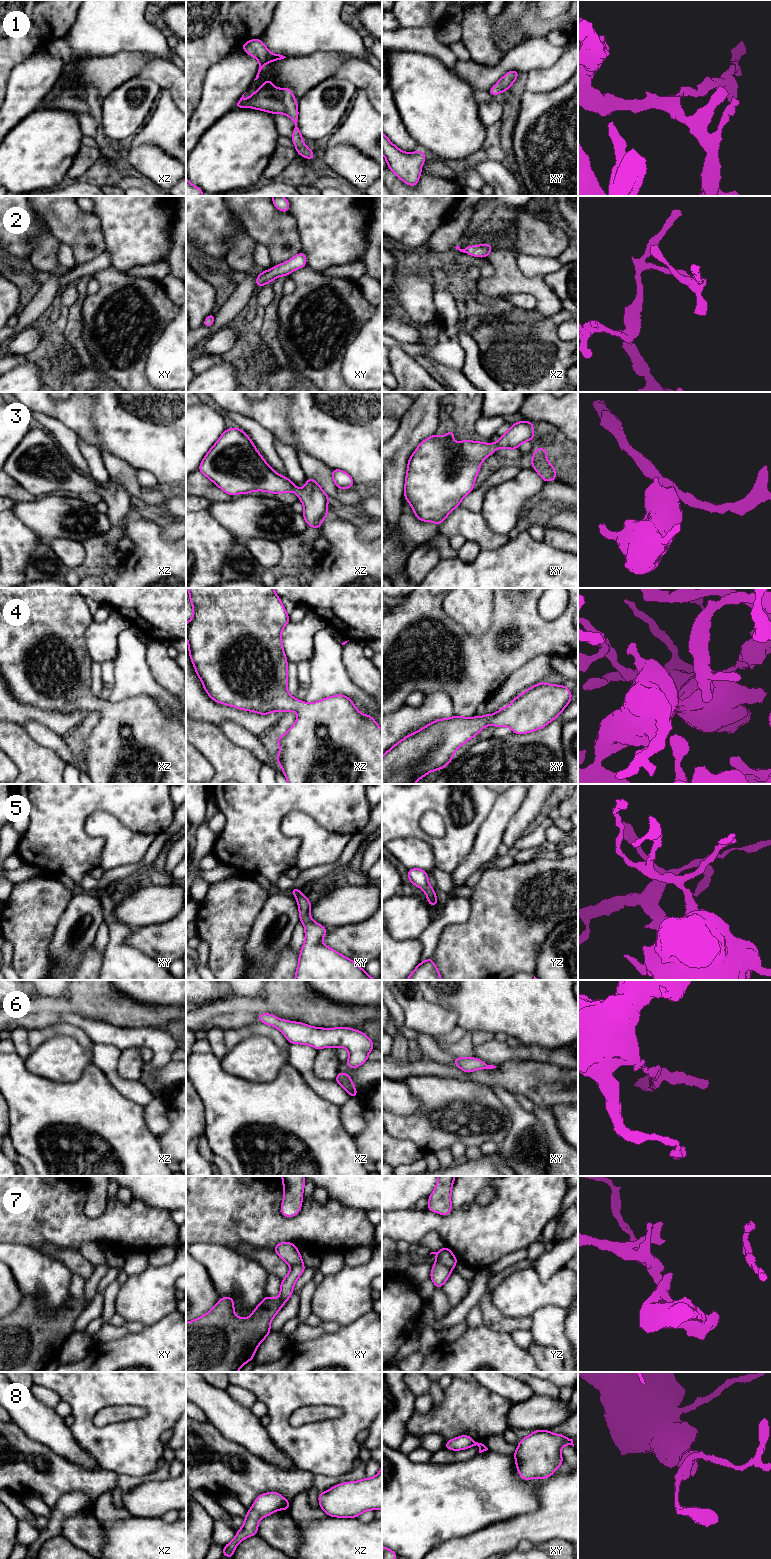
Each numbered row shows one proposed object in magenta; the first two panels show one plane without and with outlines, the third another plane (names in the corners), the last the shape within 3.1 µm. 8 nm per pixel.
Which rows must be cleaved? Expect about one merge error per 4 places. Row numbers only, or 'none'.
7

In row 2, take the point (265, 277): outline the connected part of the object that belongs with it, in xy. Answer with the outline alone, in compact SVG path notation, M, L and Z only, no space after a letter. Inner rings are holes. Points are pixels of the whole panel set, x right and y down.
M299 252L290 260L276 265L267 271L259 273L256 278L256 287L259 288L265 284L271 283L275 278L279 276L288 276L291 272L300 269L306 265L306 254L304 252Z

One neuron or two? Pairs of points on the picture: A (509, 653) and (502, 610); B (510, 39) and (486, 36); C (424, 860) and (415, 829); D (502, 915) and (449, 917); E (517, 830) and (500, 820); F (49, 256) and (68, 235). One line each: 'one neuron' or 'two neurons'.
A: one neuron
B: two neurons
C: two neurons
D: two neurons
E: two neurons
F: two neurons

